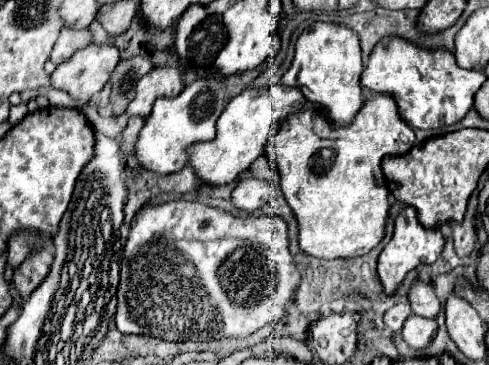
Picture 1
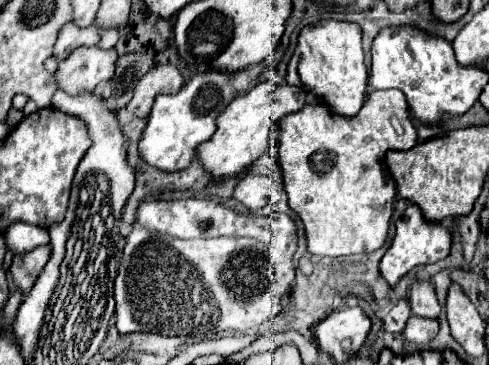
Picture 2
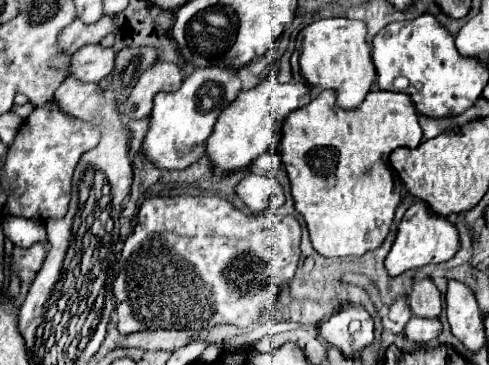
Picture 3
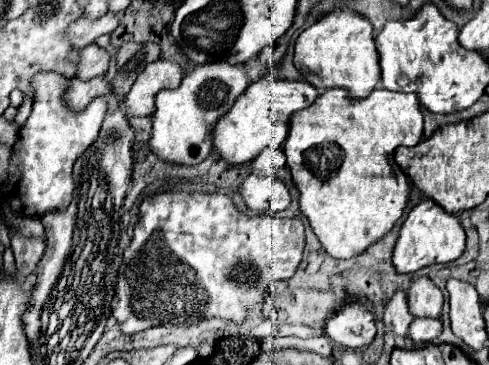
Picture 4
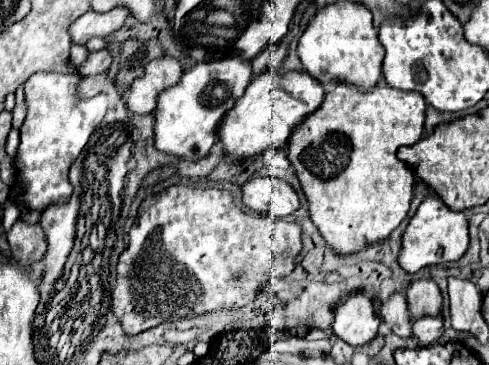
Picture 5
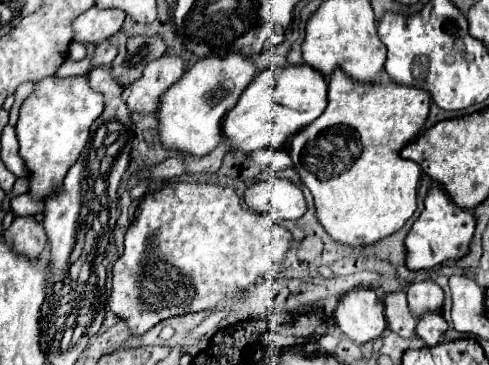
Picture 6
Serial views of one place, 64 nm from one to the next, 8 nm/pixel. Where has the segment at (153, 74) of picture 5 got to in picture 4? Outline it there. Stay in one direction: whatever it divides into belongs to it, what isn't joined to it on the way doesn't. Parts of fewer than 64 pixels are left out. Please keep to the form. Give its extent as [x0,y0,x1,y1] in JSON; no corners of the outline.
[124,58,182,116]

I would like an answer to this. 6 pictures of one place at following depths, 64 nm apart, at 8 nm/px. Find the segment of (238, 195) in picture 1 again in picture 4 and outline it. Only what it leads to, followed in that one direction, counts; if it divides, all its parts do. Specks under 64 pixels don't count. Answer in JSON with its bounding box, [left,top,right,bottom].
[240,174,292,214]

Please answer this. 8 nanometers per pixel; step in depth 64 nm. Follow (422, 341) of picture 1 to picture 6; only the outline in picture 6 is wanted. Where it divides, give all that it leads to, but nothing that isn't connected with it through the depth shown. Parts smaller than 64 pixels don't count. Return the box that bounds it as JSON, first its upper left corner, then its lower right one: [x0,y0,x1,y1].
[416,312,448,346]

